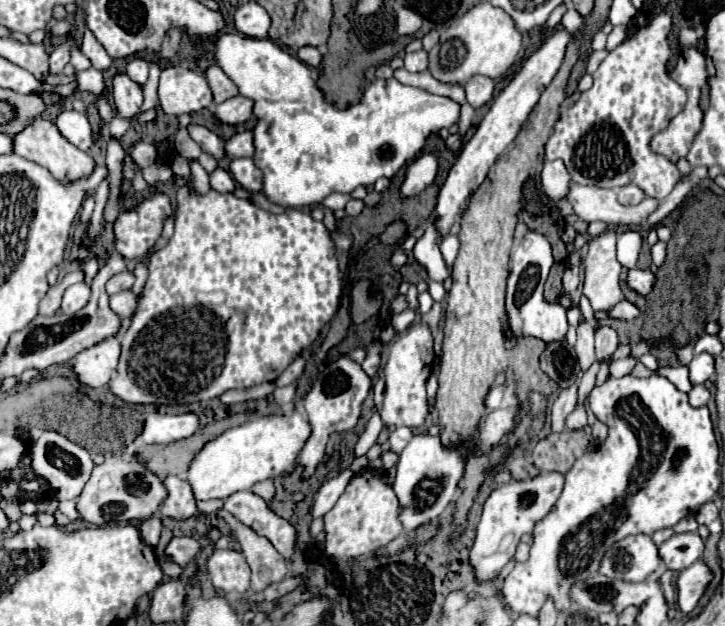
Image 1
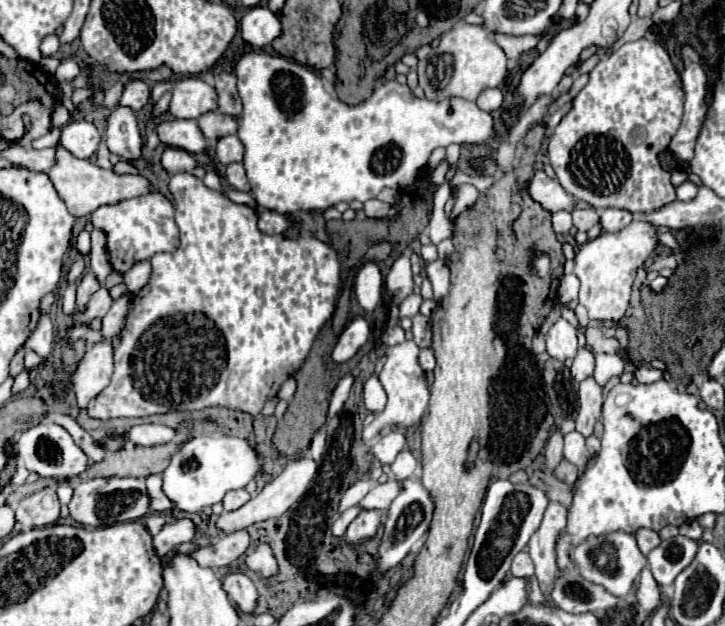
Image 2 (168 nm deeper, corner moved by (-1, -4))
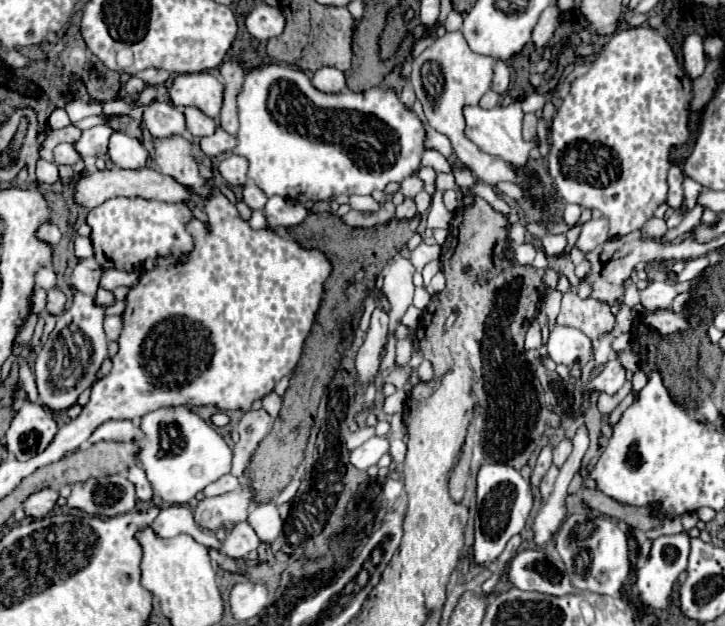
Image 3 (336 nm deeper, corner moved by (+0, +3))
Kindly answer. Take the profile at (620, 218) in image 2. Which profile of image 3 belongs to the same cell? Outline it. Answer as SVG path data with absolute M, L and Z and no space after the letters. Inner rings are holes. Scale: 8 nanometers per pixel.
M605 217L591 219L591 221L587 221L581 227L581 233L579 233L579 239L577 239L575 247L583 255L587 255L587 253L591 253L591 249L595 249L597 245L601 245L601 243L605 243L609 239L607 233L609 233L609 225L607 225L607 219Z

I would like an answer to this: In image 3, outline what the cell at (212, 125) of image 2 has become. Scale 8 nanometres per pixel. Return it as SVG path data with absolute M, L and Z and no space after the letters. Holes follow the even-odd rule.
M185 107L183 109L183 115L185 115L185 125L187 125L187 131L195 137L205 137L205 135L211 135L215 133L215 121L211 117L207 117L205 113L201 113L199 109L195 107Z

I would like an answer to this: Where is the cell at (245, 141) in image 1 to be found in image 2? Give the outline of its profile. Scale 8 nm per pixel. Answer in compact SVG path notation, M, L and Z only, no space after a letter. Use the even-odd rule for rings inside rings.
M224 136L216 144L216 158L226 166L232 162L242 162L244 144L240 142L238 136Z

